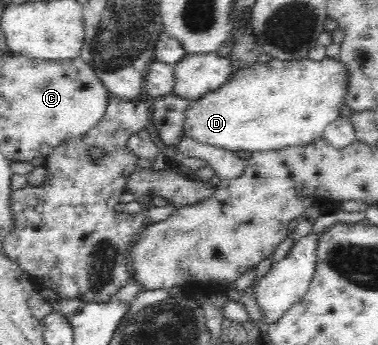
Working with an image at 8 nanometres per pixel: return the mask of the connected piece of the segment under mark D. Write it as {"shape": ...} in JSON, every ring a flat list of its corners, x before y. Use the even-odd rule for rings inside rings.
{"shape":[[326,57,322,61,312,59,259,63,237,70,230,80,216,91,190,101,183,135,194,140,224,148,233,152,267,152,286,146,308,145,323,137,325,128,338,119,346,107,346,93,350,83,350,70,342,62]]}

